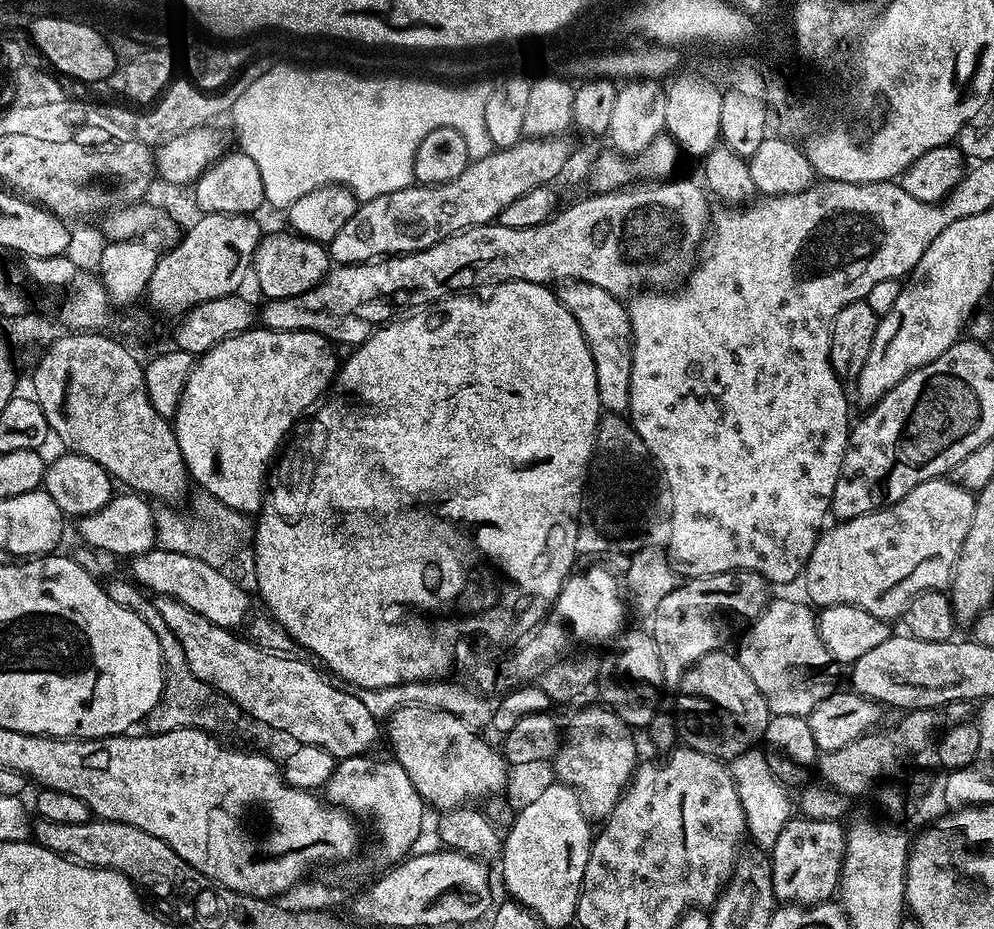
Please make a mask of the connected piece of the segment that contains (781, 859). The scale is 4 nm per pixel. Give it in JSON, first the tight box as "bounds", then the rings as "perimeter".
{"bounds":[770,818,845,906],"perimeter":[[[792,818],[788,821],[770,851],[775,899],[784,904],[805,906],[831,901],[837,895],[840,886],[845,831],[845,825],[836,818]]]}

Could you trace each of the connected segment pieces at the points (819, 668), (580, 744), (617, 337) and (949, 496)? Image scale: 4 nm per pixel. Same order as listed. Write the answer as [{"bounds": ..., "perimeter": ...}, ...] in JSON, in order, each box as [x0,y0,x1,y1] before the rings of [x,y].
[{"bounds":[736,598,836,717],"perimeter":[[[788,598],[771,599],[745,629],[736,649],[739,664],[766,698],[771,715],[807,717],[814,706],[836,688],[833,678],[835,667],[831,665],[831,656],[818,634],[815,611],[805,601],[802,602]]]},{"bounds":[554,707,638,822],"perimeter":[[[599,707],[584,708],[573,718],[560,747],[556,749],[554,765],[555,779],[580,794],[584,811],[593,821],[603,822],[632,781],[638,757],[636,744],[632,741],[633,729],[623,724],[611,708]]]},{"bounds":[566,280,632,414],"perimeter":[[[581,280],[575,281],[571,288],[572,293],[566,296],[566,303],[586,338],[590,358],[594,358],[594,378],[598,382],[600,407],[608,414],[627,413],[632,369],[632,323],[625,301]]]},{"bounds":[802,478,975,621],"perimeter":[[[937,478],[914,486],[914,490],[907,492],[890,508],[880,508],[877,512],[833,523],[833,528],[825,527],[810,558],[804,563],[802,581],[804,592],[809,597],[804,596],[816,606],[849,604],[866,610],[866,614],[874,614],[874,618],[899,621],[913,596],[919,592],[944,590],[951,585],[956,559],[960,557],[962,542],[966,542],[970,520],[974,518],[975,501],[973,493],[950,478]]]}]

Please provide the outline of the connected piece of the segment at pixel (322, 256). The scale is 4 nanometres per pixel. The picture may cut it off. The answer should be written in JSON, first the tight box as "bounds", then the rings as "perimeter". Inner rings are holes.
{"bounds":[251,231,330,298],"perimeter":[[[291,231],[276,232],[273,236],[261,235],[260,245],[252,259],[251,275],[256,276],[256,284],[264,298],[294,298],[315,284],[321,284],[330,271],[330,252],[321,241],[307,240]]]}

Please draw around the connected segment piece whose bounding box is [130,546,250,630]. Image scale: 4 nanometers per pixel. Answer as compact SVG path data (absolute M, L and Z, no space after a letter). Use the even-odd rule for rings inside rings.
M159 546L148 552L131 557L131 579L141 589L156 596L169 596L188 606L216 626L231 630L239 629L239 624L249 619L248 596L227 576L227 571L207 565L189 554L174 553Z

